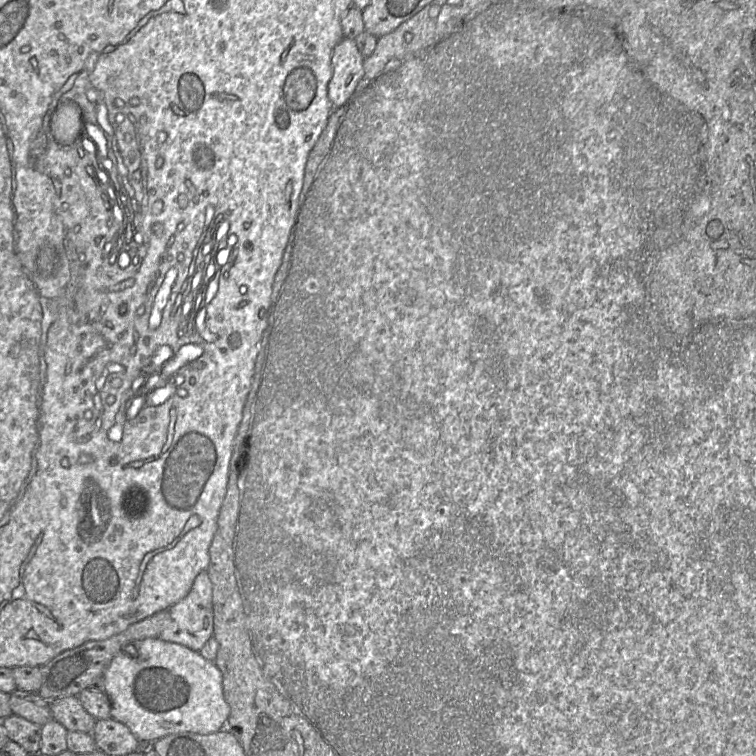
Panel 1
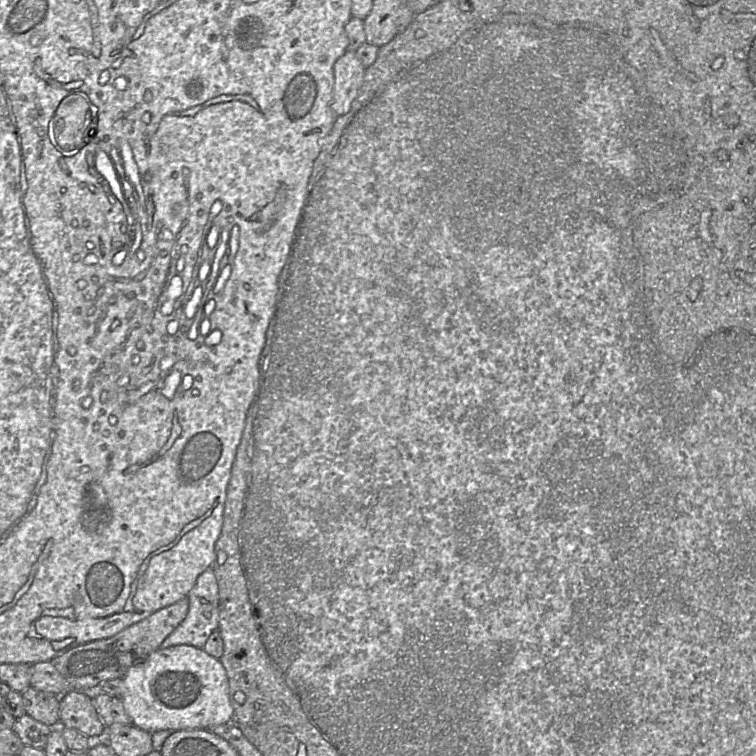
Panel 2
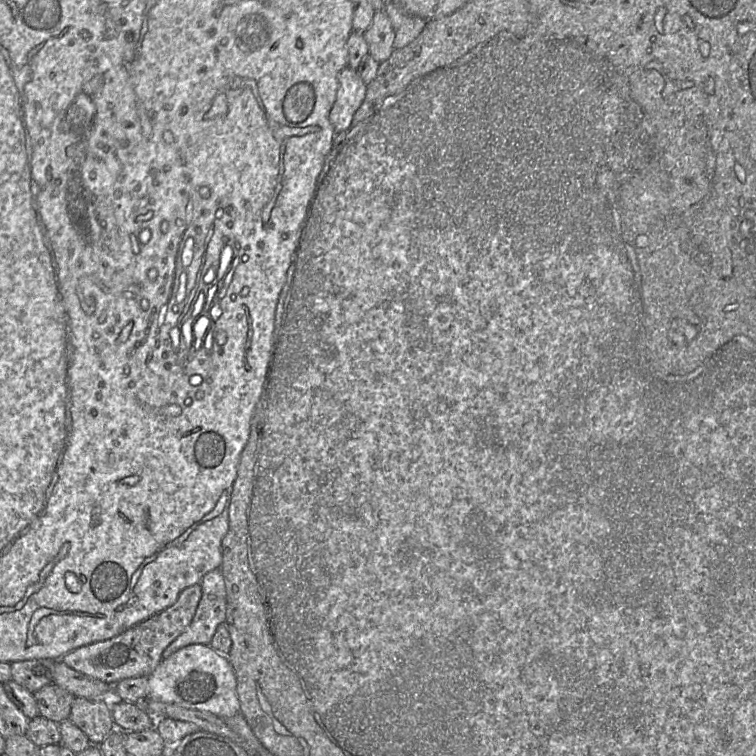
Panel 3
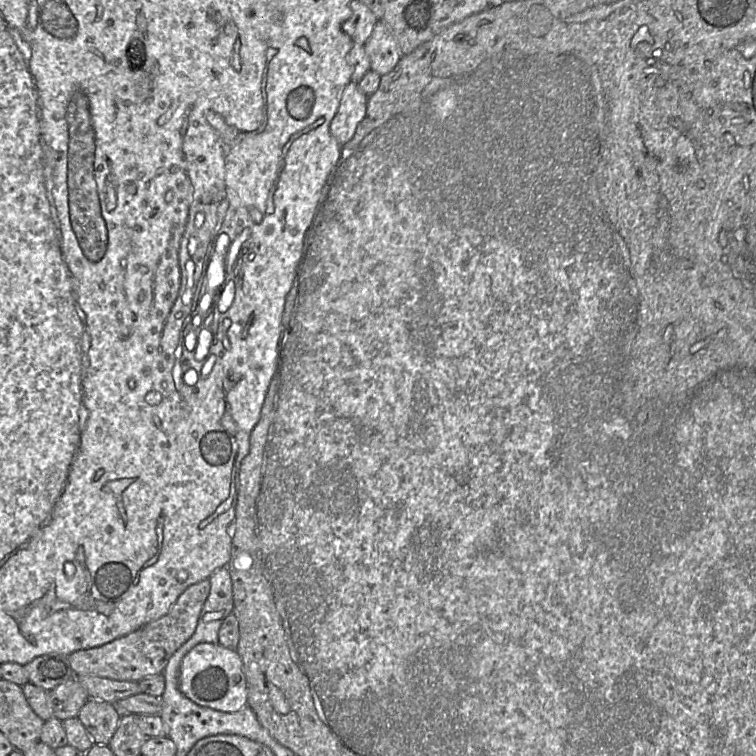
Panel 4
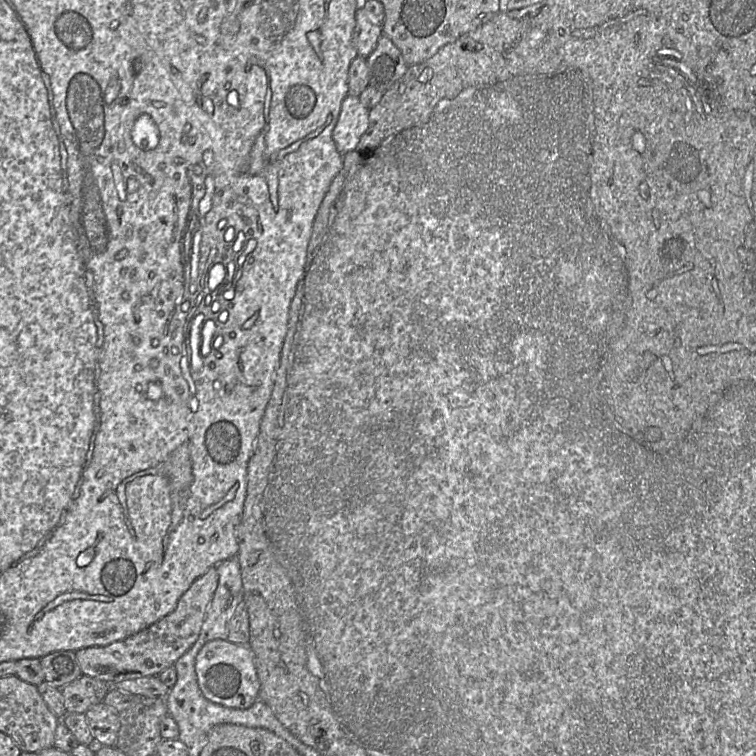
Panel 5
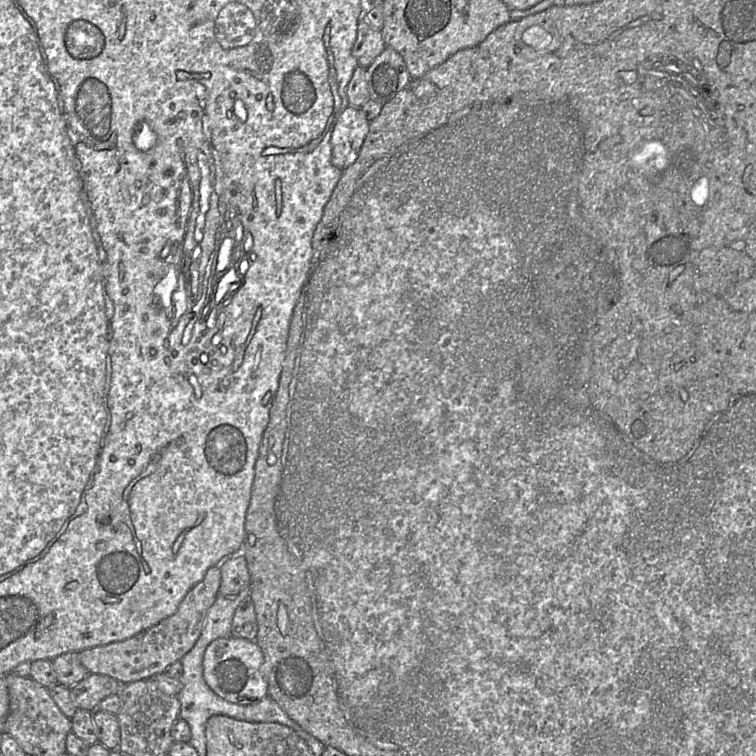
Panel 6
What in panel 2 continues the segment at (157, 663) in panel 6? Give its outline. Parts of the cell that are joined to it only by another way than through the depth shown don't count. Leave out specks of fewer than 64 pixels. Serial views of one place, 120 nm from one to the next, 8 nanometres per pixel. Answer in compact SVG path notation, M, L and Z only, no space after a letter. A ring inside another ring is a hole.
M184 597L169 606L157 610L143 620L128 626L114 636L78 645L52 659L51 662L67 680L71 690L77 690L79 692L95 692L99 689L99 684L101 682L116 678L123 679L131 666L141 663L150 653L159 649L165 638L184 620L187 615L188 606L188 598Z

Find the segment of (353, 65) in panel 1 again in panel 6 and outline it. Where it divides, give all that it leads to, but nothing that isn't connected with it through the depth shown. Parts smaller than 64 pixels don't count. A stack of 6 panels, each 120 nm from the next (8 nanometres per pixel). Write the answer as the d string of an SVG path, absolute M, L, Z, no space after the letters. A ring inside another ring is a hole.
M348 105L341 112L331 133L334 166L344 170L356 161L368 129L369 121L360 108Z

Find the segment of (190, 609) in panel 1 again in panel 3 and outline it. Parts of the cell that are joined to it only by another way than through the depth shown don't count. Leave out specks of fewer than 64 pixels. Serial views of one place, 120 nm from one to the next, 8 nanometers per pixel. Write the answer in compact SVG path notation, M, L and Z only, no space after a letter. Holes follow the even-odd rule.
M220 569L205 574L199 584L202 596L195 615L186 630L164 650L163 659L190 644L209 645L217 627L226 620L226 587Z

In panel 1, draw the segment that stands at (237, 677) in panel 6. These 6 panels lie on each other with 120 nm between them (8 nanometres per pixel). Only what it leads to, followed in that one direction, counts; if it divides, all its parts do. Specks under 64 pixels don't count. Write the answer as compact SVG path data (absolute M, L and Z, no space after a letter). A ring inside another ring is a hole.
M160 638L134 641L114 656L103 679L111 702L111 718L125 724L141 743L153 743L176 733L211 734L226 727L230 707L224 698L221 671L214 662L179 643Z

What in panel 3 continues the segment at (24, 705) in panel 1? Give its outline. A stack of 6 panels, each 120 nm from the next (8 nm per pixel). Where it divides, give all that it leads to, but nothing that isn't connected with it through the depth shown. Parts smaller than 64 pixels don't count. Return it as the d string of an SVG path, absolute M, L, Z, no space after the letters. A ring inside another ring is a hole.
M53 683L43 686L33 694L40 716L56 723L69 719L75 698L73 694Z

